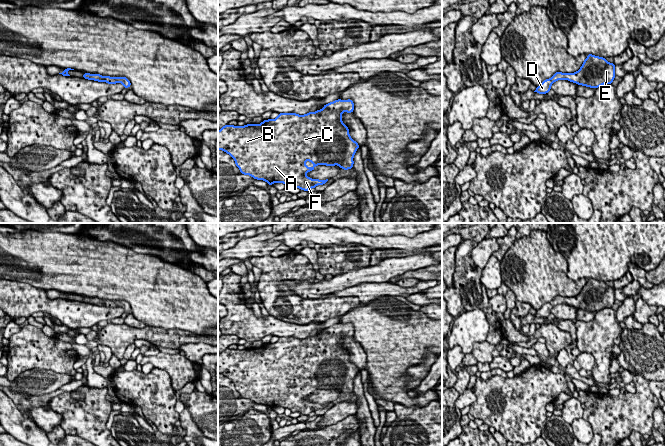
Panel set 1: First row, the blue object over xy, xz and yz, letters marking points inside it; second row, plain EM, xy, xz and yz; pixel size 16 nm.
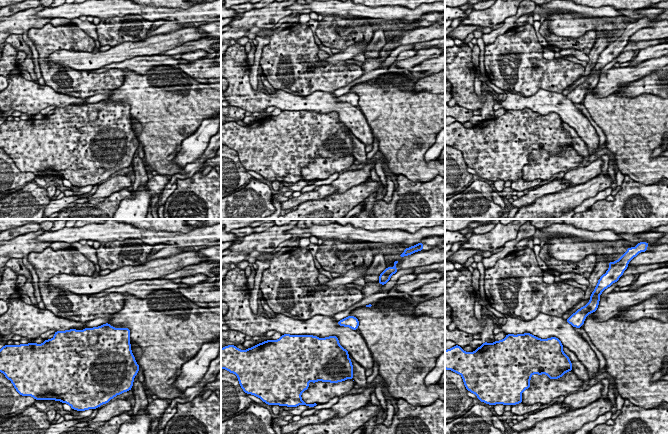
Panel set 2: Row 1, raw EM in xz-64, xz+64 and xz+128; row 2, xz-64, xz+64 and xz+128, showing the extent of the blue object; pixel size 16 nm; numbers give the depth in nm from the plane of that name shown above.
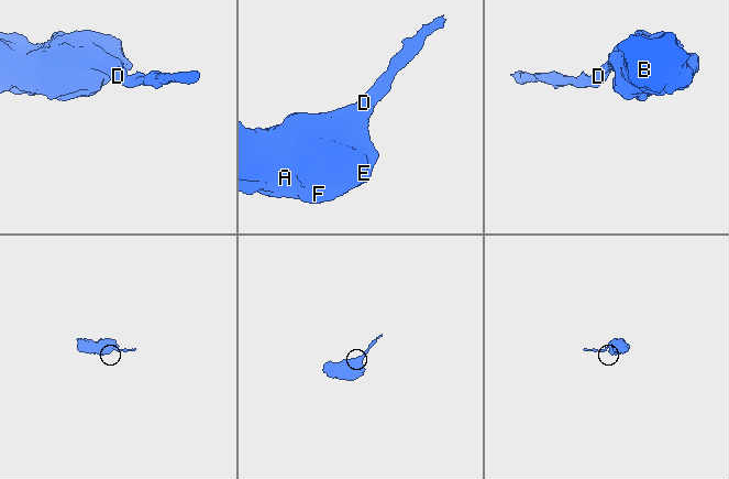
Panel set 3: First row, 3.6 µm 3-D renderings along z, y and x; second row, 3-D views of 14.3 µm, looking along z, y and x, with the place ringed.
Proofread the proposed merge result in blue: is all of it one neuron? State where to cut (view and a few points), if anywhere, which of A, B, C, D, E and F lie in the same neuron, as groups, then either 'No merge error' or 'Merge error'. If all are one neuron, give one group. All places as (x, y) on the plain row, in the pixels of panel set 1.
No split. Groups: A B C D E F. No merge error

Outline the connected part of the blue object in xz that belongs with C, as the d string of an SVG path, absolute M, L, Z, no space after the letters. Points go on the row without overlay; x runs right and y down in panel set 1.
M338 323L325 328L320 334L304 339L279 337L277 342L263 344L260 348L228 348L218 355L218 374L229 378L244 399L266 405L269 410L283 407L291 412L308 415L328 405L305 399L316 390L338 389L344 394L353 392L354 378L360 370L350 361L348 351L342 346L342 337L353 335L354 326L351 323Z

